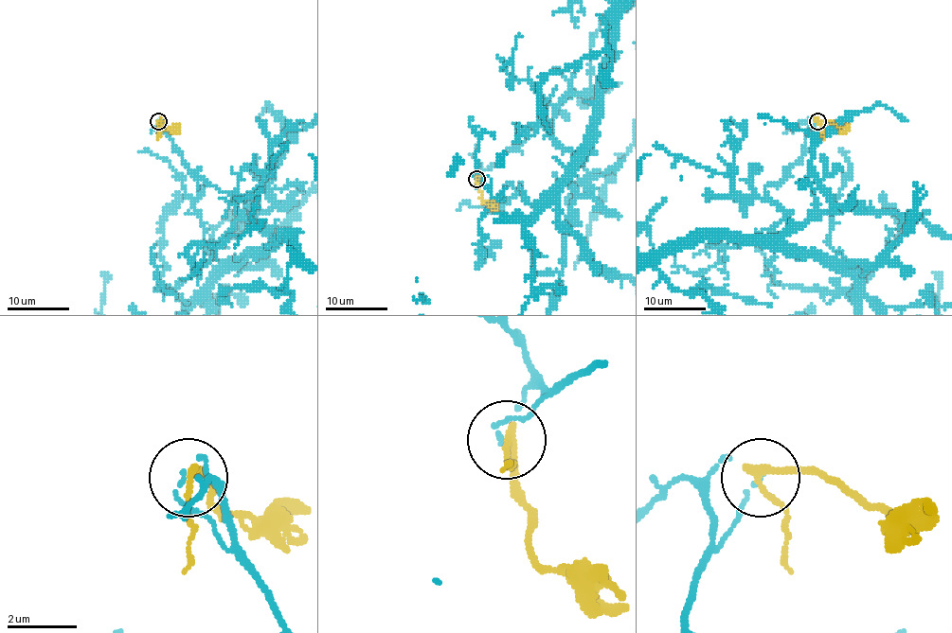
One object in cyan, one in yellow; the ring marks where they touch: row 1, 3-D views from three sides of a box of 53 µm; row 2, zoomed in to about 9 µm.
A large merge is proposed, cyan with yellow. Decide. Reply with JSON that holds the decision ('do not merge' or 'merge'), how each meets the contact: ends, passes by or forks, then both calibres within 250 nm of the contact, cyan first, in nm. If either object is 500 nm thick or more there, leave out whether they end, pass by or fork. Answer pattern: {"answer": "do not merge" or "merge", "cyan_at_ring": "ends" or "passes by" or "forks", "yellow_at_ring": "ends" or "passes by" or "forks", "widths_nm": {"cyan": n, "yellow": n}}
{"answer": "do not merge", "cyan_at_ring": "ends", "yellow_at_ring": "passes by", "widths_nm": {"cyan": 110, "yellow": 200}}

